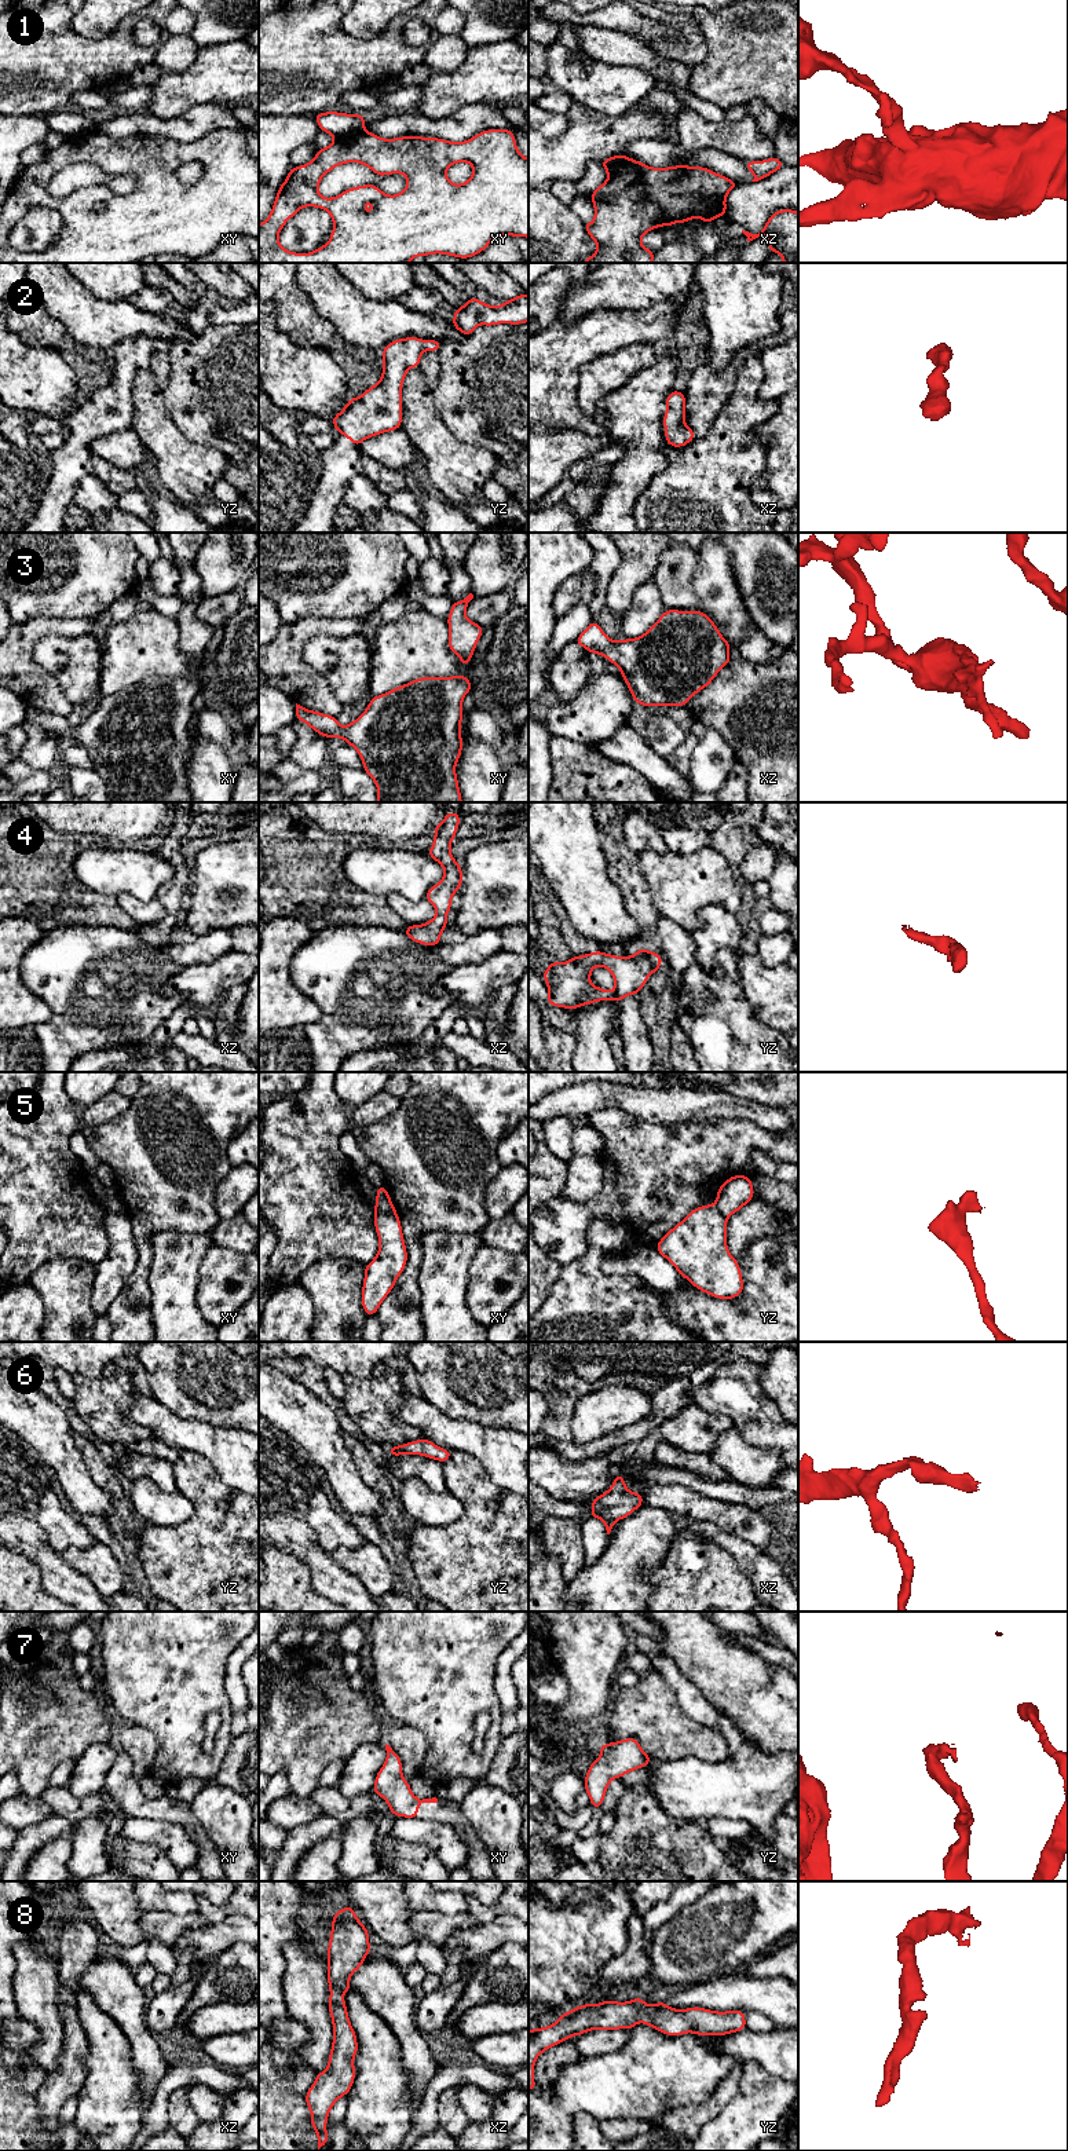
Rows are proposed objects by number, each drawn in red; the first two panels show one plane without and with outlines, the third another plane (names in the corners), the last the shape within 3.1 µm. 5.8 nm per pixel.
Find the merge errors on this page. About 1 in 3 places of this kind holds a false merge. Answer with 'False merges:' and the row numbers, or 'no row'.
False merges: 1, 5

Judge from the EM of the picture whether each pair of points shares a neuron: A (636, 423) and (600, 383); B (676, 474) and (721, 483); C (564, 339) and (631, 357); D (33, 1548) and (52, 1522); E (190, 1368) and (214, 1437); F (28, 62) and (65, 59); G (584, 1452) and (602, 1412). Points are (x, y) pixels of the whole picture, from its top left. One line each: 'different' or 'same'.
A: different
B: same
C: different
D: different
E: different
F: same
G: different

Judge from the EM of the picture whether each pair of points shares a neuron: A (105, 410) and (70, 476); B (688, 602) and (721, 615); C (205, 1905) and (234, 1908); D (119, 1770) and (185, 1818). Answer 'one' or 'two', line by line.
A: one
B: two
C: one
D: one

